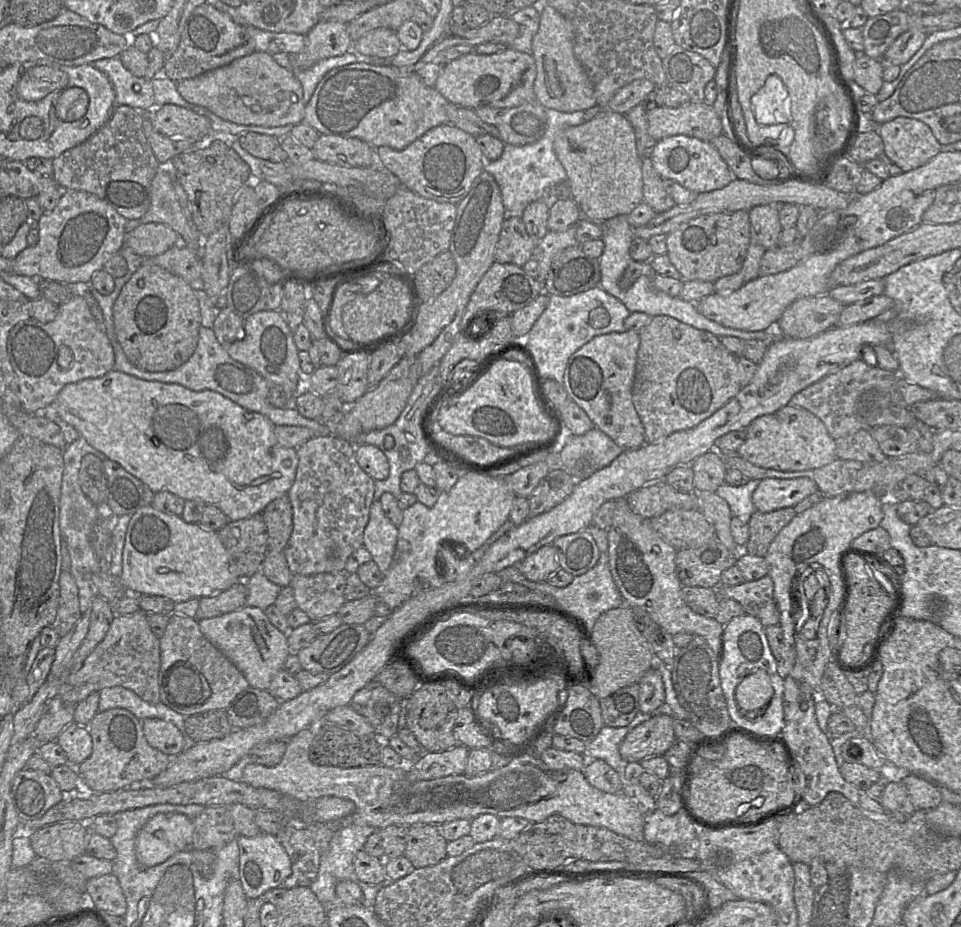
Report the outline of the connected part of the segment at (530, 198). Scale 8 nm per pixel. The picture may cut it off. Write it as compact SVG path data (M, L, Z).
M546 108L548 127L540 140L522 146L505 144L501 157L495 161L486 160L484 170L497 182L502 195L506 217L521 217L524 209L532 202L549 197L559 183L567 183L567 174L553 149L556 135L569 127L584 123L584 111L560 112Z

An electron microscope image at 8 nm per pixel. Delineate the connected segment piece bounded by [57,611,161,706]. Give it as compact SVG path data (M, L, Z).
M137 611L128 615L116 615L103 640L85 659L82 666L60 686L57 696L65 704L75 706L91 693L104 688L122 686L133 691L142 700L157 704L159 696L159 670L161 664L159 638L152 632L147 615Z

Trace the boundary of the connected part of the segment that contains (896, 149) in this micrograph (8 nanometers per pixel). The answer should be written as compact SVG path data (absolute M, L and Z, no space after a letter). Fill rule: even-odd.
M896 117L877 126L884 144L884 154L905 173L918 168L941 150L941 144L924 122Z

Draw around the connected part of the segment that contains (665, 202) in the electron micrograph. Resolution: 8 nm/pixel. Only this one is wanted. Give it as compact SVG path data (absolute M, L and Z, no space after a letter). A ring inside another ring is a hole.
M651 156L642 158L643 202L657 214L663 213L676 204L663 185L663 178L654 169Z

